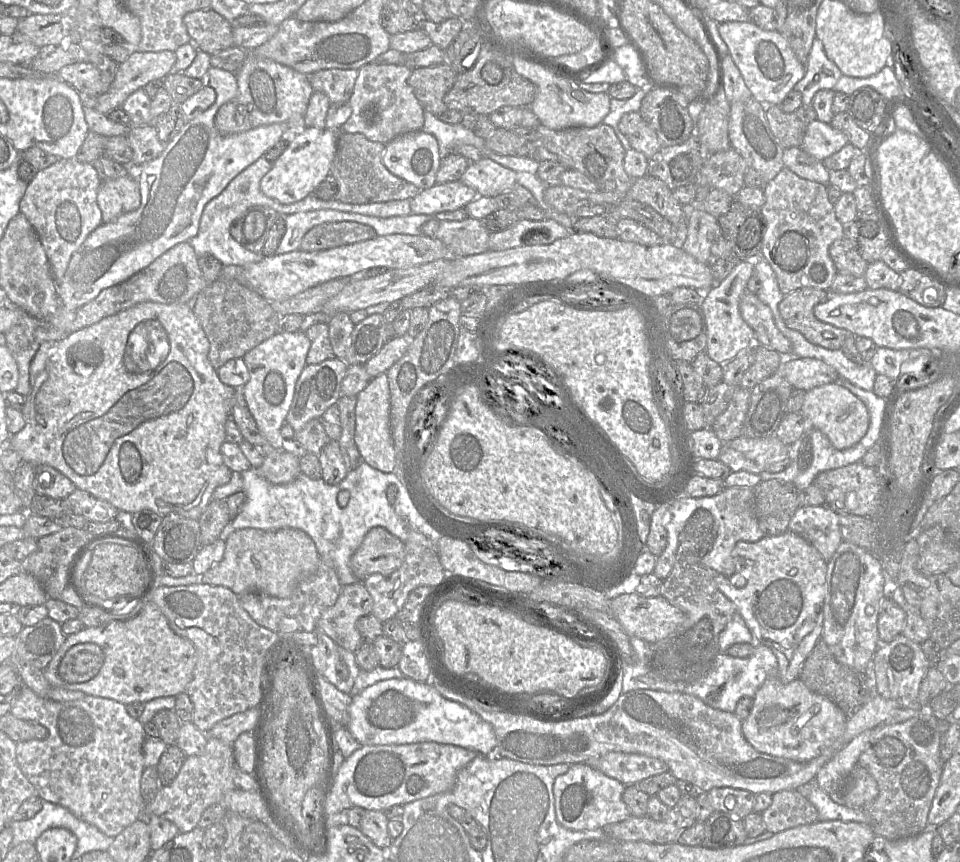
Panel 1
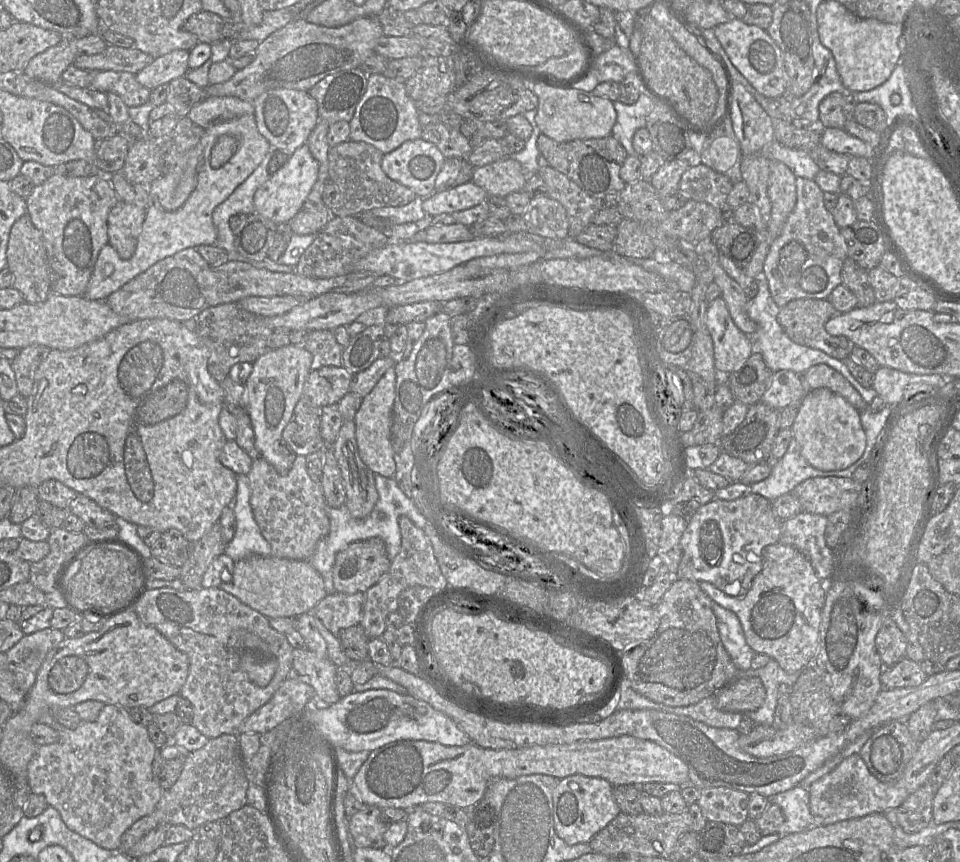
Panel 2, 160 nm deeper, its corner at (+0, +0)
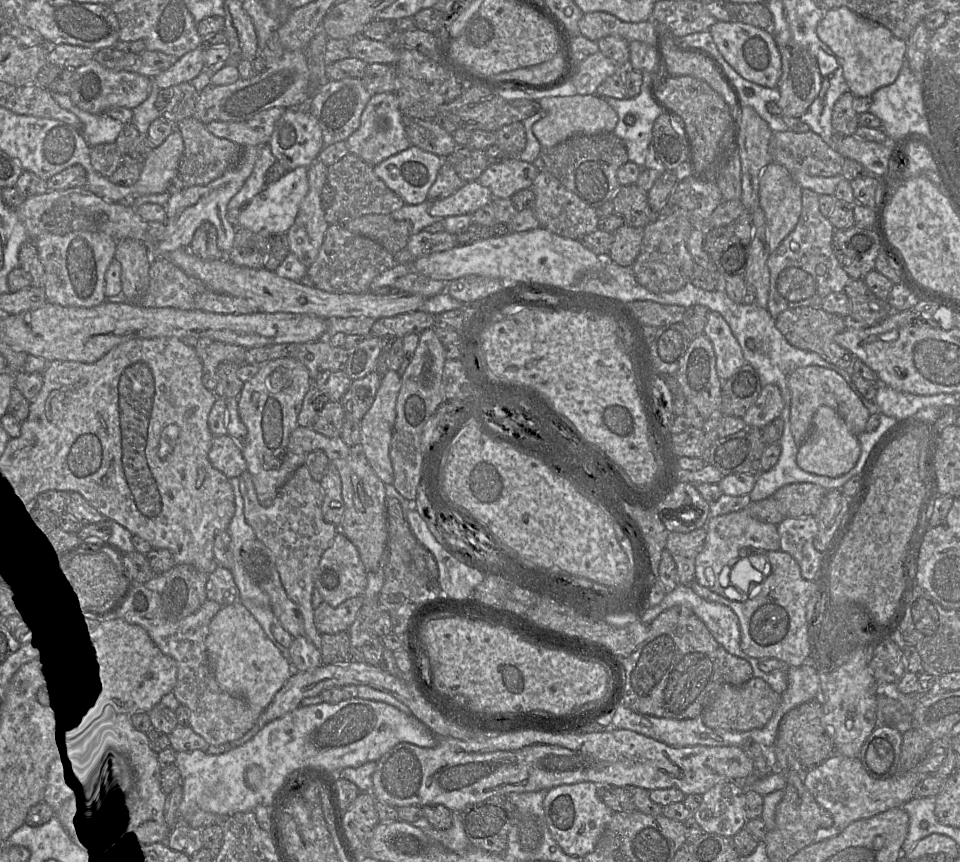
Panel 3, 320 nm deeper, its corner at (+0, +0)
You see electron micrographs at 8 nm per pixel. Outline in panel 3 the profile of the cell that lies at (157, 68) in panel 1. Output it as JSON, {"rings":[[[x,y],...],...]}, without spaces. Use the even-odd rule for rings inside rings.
{"rings":[[[199,47],[185,53],[166,71],[151,78],[159,89],[167,89],[180,83],[190,82],[204,69],[204,49]]]}

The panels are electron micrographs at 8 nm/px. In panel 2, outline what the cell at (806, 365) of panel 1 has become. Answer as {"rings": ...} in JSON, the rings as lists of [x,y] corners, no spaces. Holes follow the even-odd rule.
{"rings":[[[779,370],[772,374],[770,385],[761,401],[777,410],[790,404],[799,404],[804,397],[801,375],[790,370]]]}

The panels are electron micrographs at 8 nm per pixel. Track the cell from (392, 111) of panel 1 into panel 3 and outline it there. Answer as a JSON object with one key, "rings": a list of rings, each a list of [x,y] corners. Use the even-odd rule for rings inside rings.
{"rings":[[[395,93],[372,95],[361,114],[358,129],[345,141],[348,151],[374,167],[385,159],[408,149],[411,143],[405,132],[403,118]]]}

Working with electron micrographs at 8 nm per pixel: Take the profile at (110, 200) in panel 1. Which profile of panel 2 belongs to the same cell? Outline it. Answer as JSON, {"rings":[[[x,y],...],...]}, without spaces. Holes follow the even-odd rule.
{"rings":[[[118,201],[110,210],[107,220],[109,244],[122,259],[130,259],[145,220],[146,209]]]}

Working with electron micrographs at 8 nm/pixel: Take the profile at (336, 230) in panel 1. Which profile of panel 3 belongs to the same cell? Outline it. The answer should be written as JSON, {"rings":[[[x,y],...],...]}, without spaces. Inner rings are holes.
{"rings":[[[343,225],[328,226],[318,256],[307,268],[307,281],[317,289],[330,293],[361,294],[368,292],[371,282],[395,266],[394,256],[377,242],[350,232]]]}

